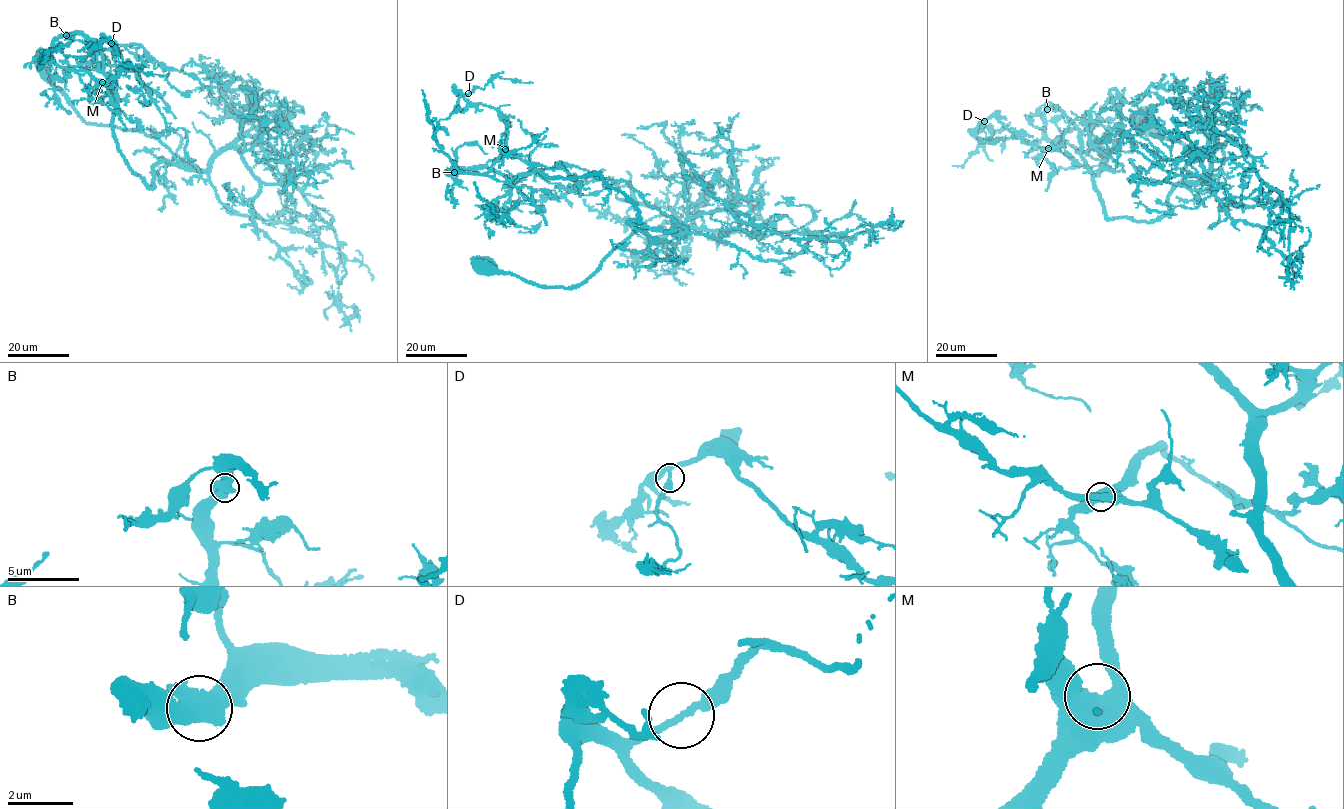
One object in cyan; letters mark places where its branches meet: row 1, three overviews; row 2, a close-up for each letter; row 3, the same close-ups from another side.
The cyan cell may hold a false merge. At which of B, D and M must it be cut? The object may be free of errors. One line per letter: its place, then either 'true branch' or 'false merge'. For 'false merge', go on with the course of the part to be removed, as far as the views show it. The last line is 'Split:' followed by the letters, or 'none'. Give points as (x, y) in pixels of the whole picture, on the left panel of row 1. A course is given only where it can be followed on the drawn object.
B: place (66, 35); true branch
D: place (111, 43); true branch
M: place (102, 82); true branch
Split: none

